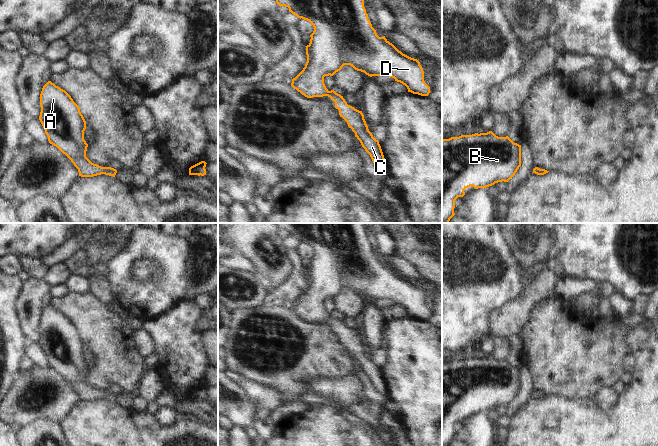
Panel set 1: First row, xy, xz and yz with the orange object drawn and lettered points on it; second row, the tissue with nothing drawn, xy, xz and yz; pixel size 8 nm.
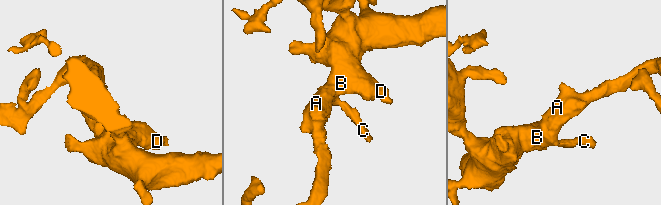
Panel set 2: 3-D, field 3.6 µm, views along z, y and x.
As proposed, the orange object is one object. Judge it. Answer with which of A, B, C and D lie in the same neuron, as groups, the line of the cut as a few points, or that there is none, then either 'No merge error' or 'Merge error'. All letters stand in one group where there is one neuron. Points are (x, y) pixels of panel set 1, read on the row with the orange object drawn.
Groups: A B C D. No split. No merge error

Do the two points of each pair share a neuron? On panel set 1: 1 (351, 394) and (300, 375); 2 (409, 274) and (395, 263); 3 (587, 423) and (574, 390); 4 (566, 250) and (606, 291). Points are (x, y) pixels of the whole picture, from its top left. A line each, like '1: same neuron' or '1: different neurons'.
1: different neurons
2: same neuron
3: different neurons
4: different neurons

